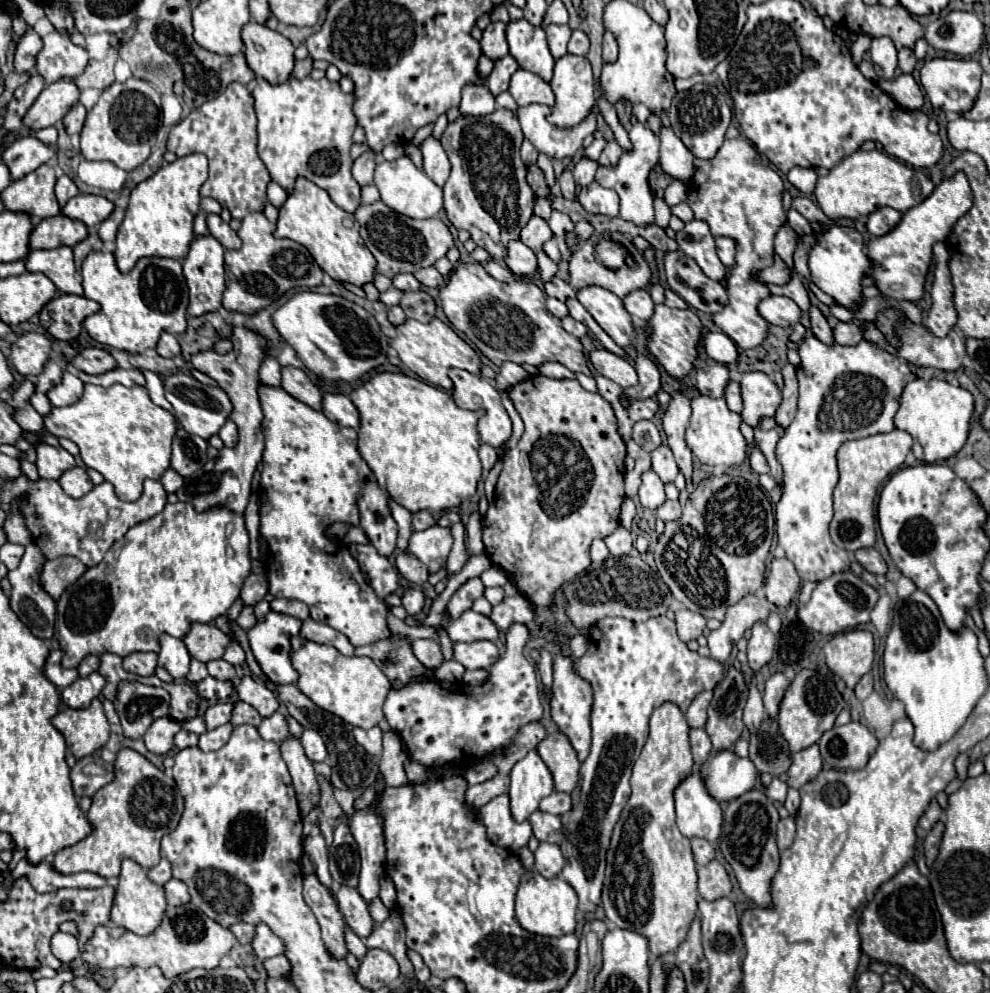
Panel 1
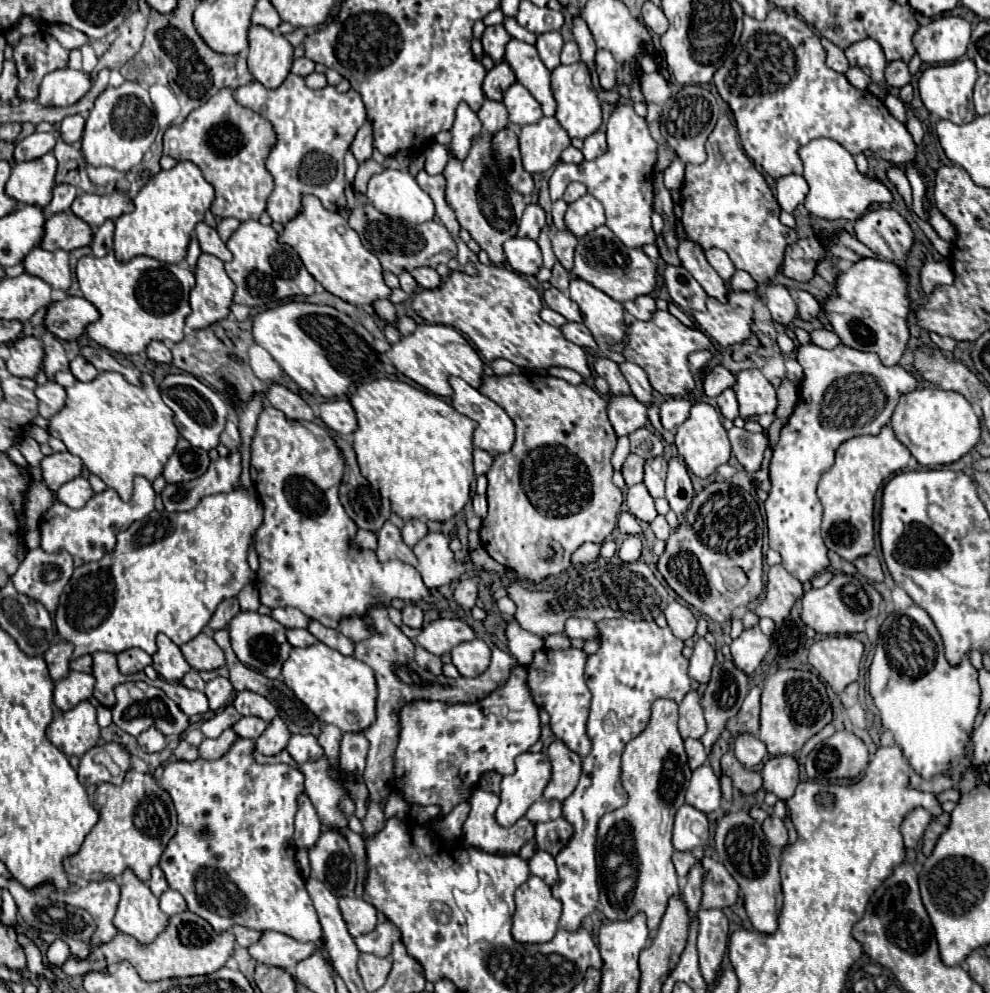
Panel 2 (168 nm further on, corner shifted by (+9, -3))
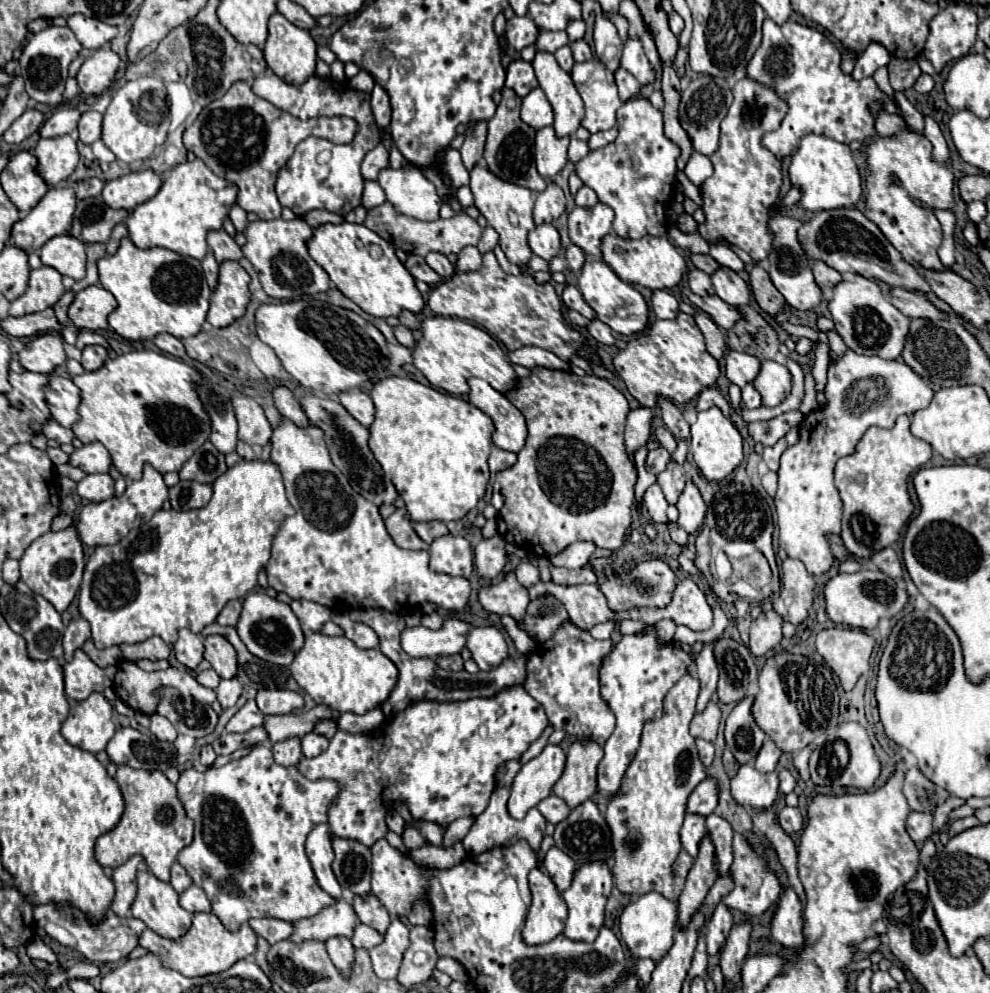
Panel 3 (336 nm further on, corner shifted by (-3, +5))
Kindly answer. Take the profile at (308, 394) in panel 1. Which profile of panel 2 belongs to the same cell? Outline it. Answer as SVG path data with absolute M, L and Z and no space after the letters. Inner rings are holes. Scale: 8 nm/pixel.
M270 384L266 398L274 408L282 410L290 420L314 420L316 418L312 408L298 394L294 394L282 384Z

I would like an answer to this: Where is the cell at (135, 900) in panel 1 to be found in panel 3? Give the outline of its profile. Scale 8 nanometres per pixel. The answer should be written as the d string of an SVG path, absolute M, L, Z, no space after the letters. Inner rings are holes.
M148 870L138 872L138 896L132 904L132 916L170 940L184 936L192 924L192 914L178 902L178 892Z

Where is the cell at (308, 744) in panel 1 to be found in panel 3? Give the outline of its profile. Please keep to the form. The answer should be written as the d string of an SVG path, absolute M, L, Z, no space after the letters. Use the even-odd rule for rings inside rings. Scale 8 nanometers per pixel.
M310 732L302 738L302 754L304 756L318 756L318 752L326 750L328 740L316 732Z

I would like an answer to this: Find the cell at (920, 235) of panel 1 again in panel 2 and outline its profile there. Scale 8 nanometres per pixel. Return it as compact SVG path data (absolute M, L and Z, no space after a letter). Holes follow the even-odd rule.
M862 258L838 276L834 296L826 300L824 312L834 332L842 338L842 344L856 350L876 352L884 366L894 366L900 362L910 338L908 272L904 266L884 258Z

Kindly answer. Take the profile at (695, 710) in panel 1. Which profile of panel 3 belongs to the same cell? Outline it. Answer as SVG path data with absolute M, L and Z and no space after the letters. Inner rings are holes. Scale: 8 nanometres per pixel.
M710 702L704 712L694 714L694 720L690 724L690 732L692 732L694 738L702 738L702 740L714 742L716 730L718 730L718 722L720 722L720 708L718 708L716 702Z

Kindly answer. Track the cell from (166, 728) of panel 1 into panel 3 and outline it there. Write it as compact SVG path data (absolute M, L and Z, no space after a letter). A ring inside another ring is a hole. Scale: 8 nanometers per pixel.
M152 714L150 716L150 732L158 738L158 740L174 740L178 734L174 730L174 726L170 724L170 720L166 720L164 716L158 716L158 714Z

